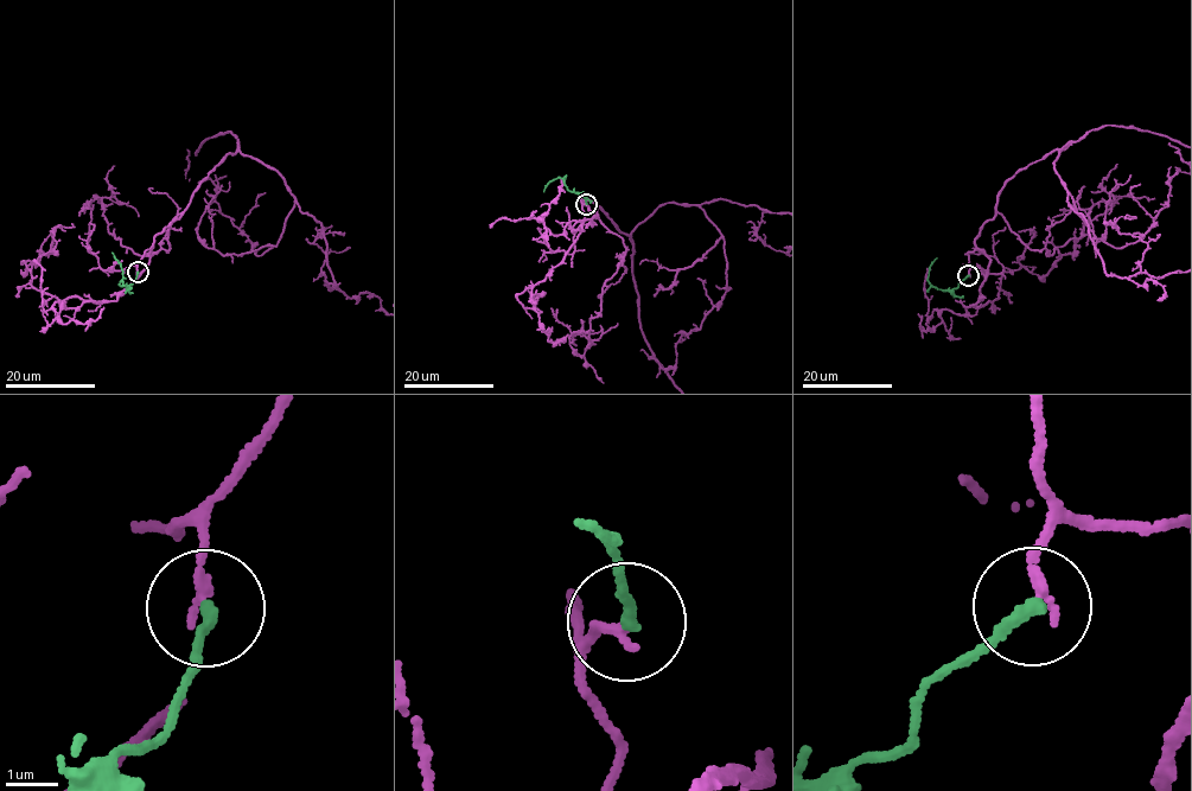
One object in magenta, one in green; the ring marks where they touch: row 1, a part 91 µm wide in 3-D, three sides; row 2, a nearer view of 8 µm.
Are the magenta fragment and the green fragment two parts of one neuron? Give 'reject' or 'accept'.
accept

